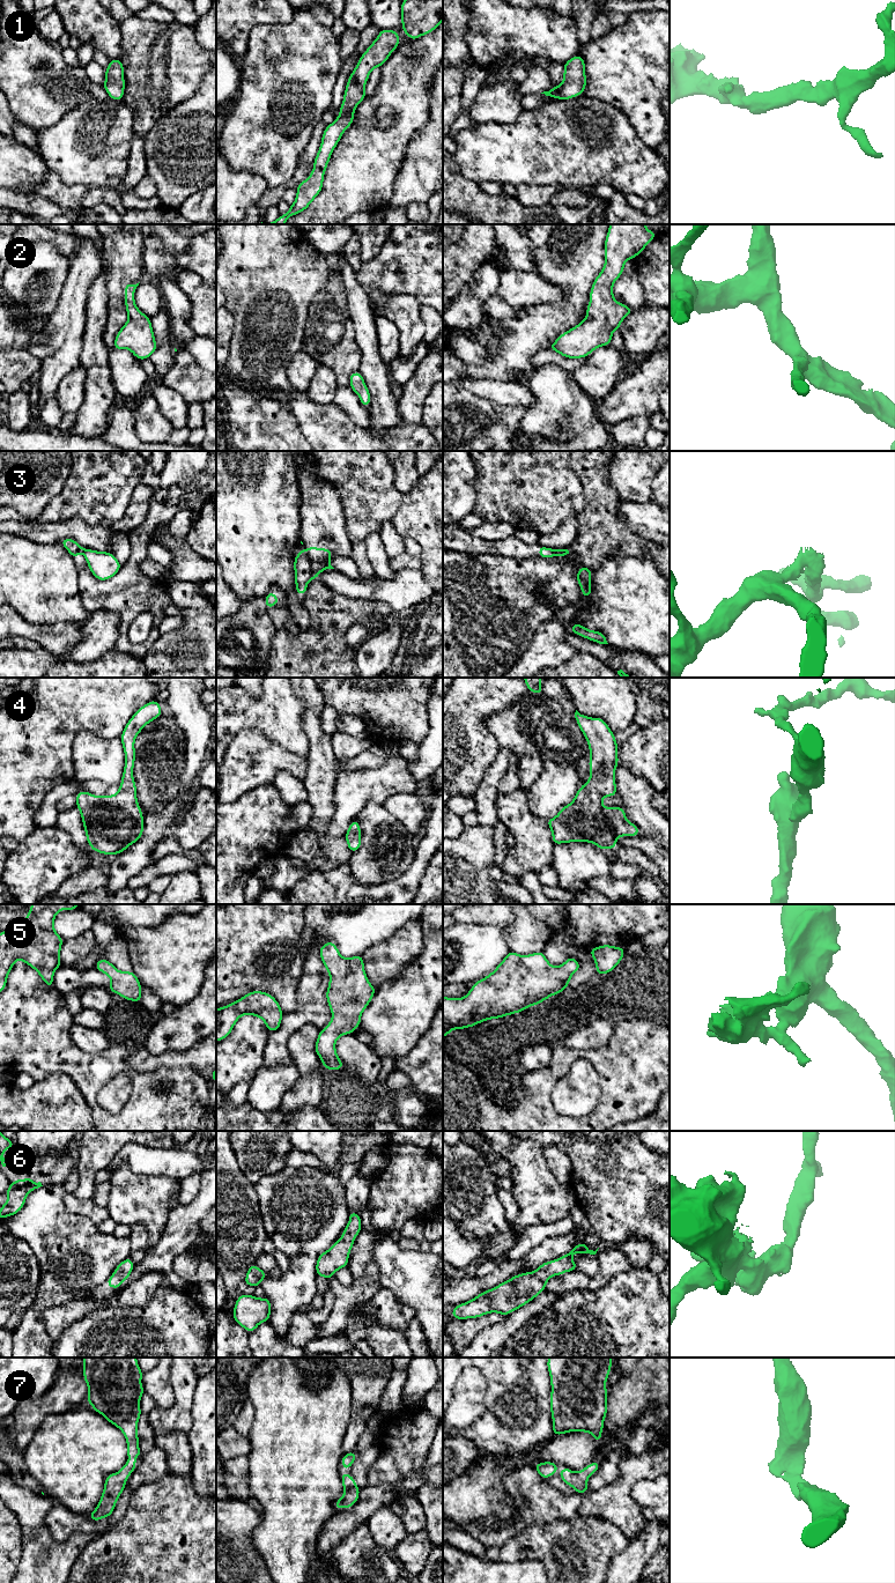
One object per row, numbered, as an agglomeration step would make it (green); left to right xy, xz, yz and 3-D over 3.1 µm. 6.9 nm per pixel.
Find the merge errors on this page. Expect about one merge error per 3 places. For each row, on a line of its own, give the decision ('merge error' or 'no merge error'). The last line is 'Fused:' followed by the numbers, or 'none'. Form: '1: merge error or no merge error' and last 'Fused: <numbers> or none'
1: no merge error
2: no merge error
3: merge error
4: no merge error
5: no merge error
6: no merge error
7: no merge error
Fused: 3

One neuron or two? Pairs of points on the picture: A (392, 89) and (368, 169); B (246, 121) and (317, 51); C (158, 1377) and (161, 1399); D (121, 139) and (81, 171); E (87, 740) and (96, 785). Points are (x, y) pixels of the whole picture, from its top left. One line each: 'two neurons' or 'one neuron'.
A: one neuron
B: one neuron
C: one neuron
D: one neuron
E: two neurons

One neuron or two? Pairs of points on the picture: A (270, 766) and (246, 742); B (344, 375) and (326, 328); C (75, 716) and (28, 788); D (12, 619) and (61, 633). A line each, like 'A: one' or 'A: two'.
A: one
B: one
C: one
D: one

